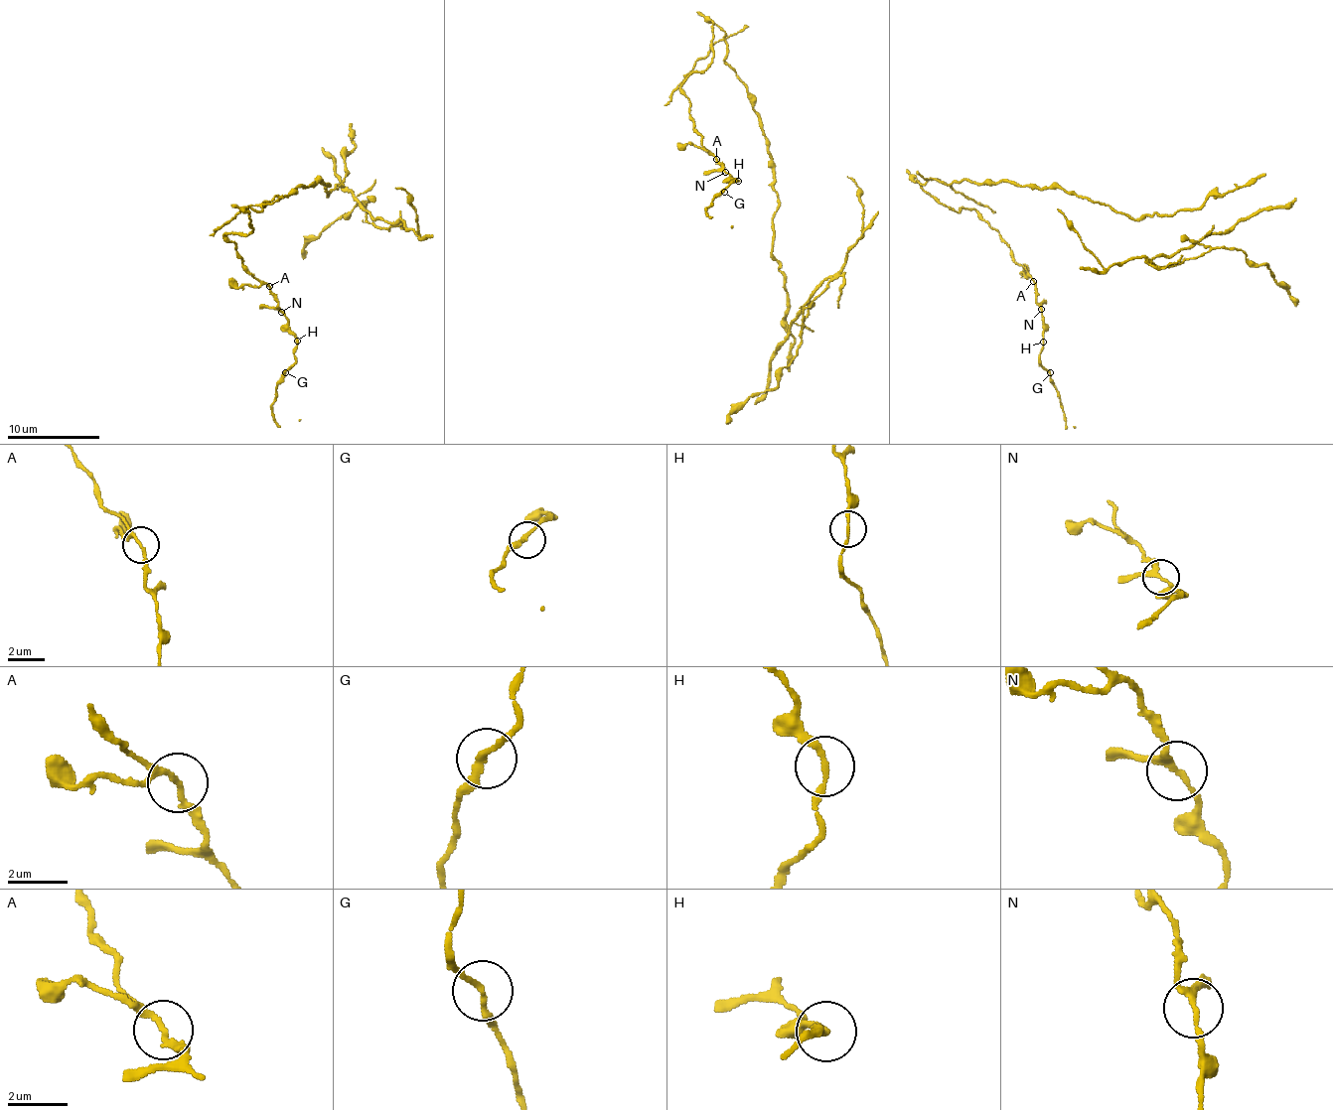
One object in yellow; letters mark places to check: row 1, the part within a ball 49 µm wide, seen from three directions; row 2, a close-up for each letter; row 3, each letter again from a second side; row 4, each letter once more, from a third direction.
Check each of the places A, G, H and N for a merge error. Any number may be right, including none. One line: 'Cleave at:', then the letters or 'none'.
Cleave at: A

